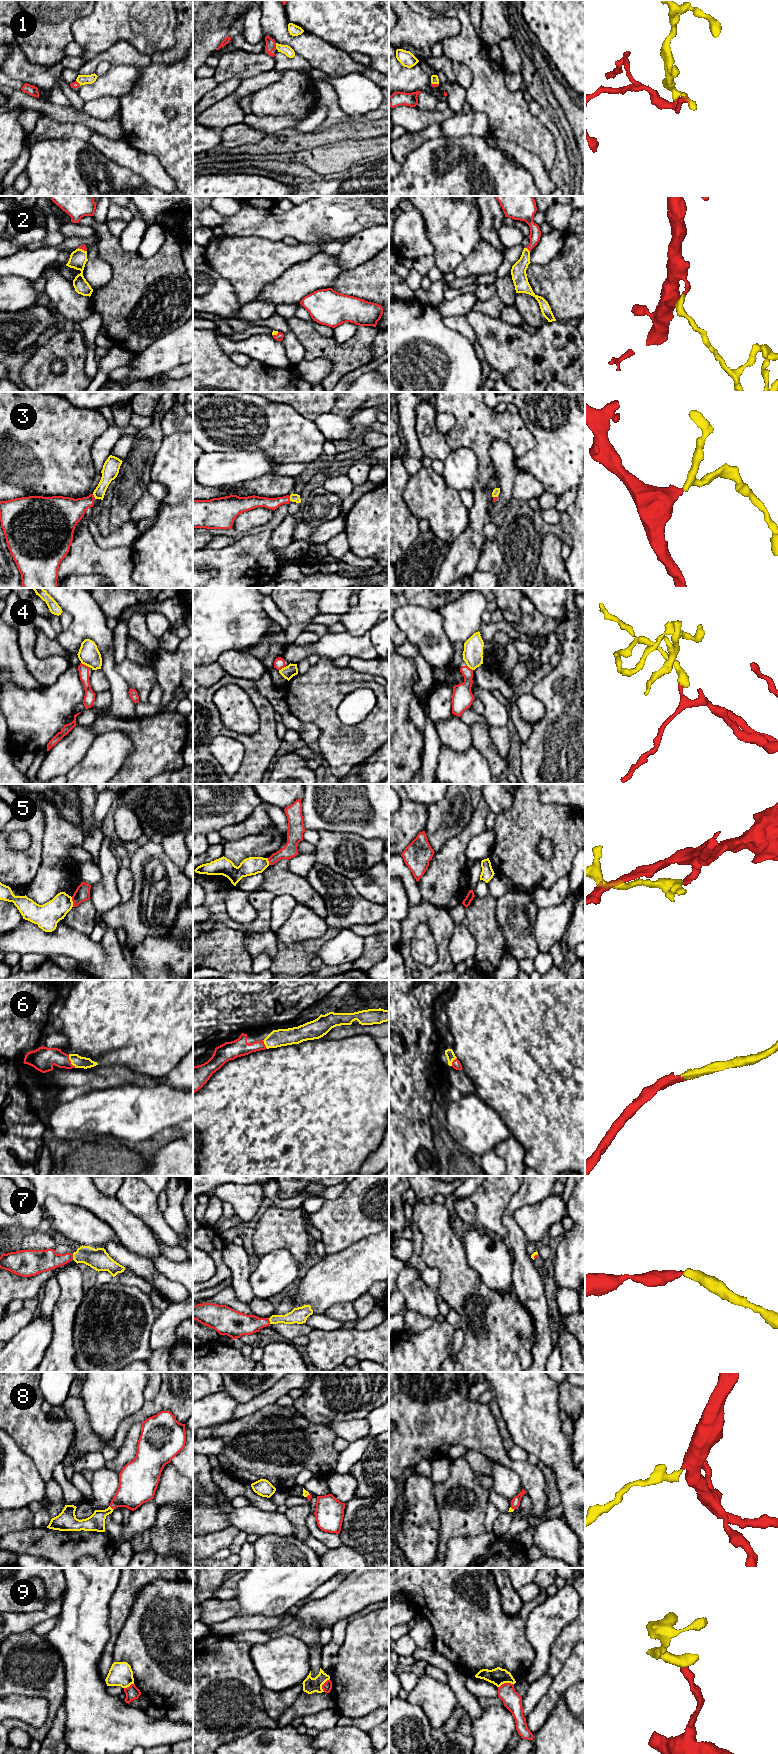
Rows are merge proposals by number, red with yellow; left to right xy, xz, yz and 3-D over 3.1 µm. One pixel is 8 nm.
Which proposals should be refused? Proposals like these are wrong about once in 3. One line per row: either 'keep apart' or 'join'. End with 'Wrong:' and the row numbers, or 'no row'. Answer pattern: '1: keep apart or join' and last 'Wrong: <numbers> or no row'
1: keep apart
2: join
3: join
4: keep apart
5: keep apart
6: join
7: join
8: join
9: keep apart
Wrong: 1, 4, 5, 9

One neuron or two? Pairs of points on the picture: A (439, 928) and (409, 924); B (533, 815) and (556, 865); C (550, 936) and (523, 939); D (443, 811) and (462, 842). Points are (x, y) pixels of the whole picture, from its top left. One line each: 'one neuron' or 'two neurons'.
A: one neuron
B: one neuron
C: two neurons
D: two neurons

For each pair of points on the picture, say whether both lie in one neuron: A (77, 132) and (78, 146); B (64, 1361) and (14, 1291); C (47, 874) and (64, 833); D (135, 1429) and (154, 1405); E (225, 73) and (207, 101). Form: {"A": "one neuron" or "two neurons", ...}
{"A": "two neurons", "B": "two neurons", "C": "one neuron", "D": "two neurons", "E": "two neurons"}

